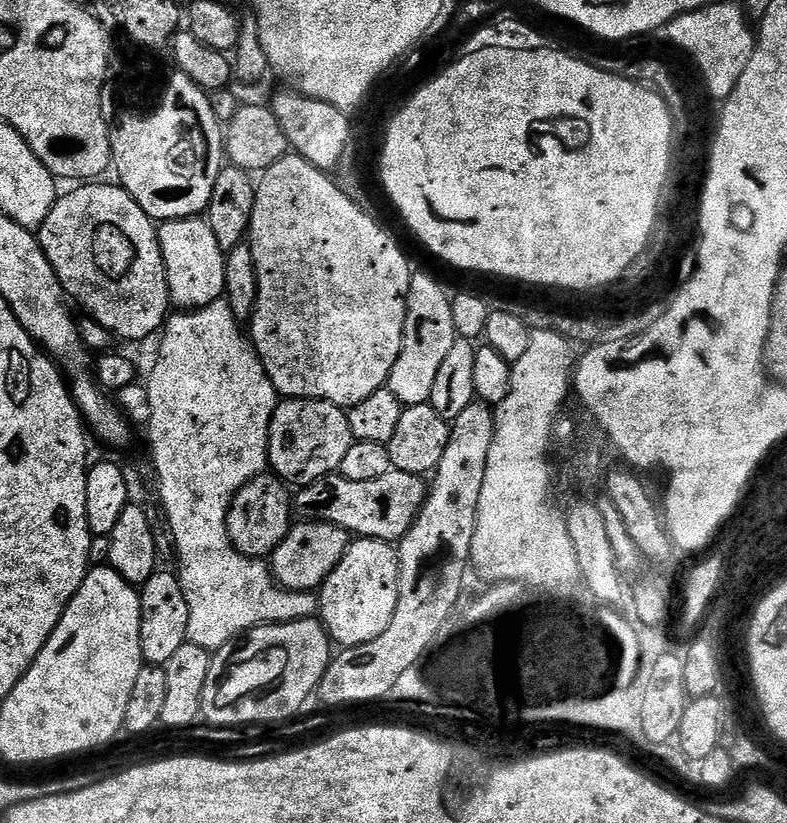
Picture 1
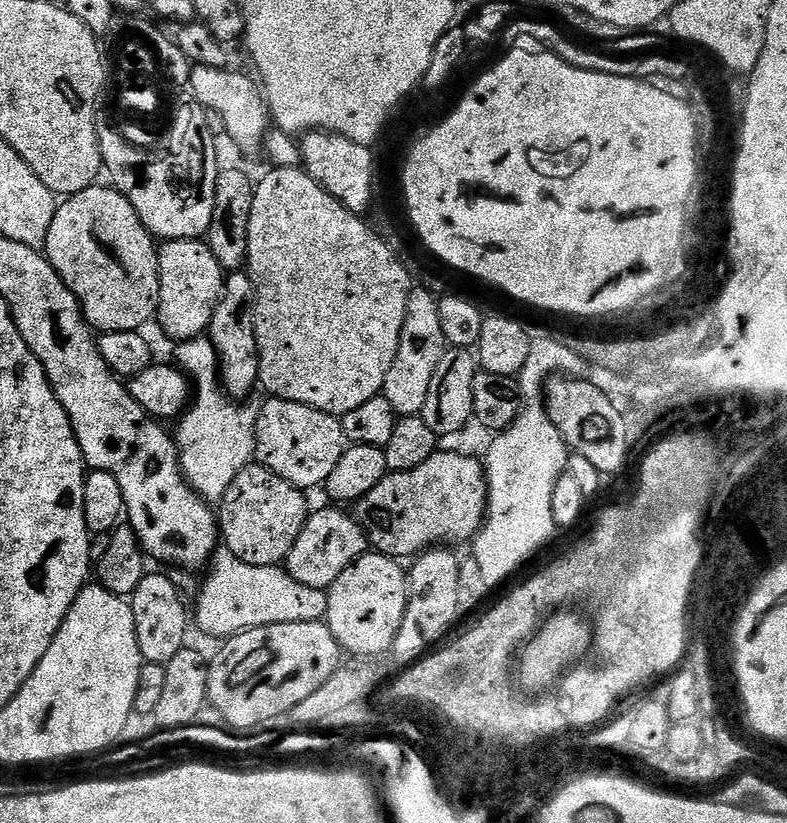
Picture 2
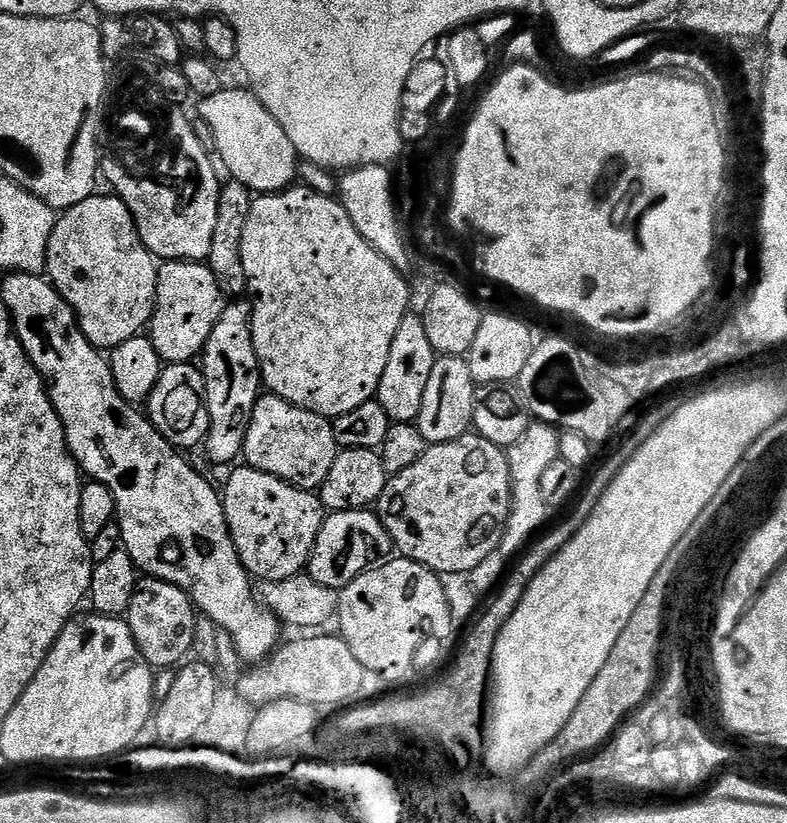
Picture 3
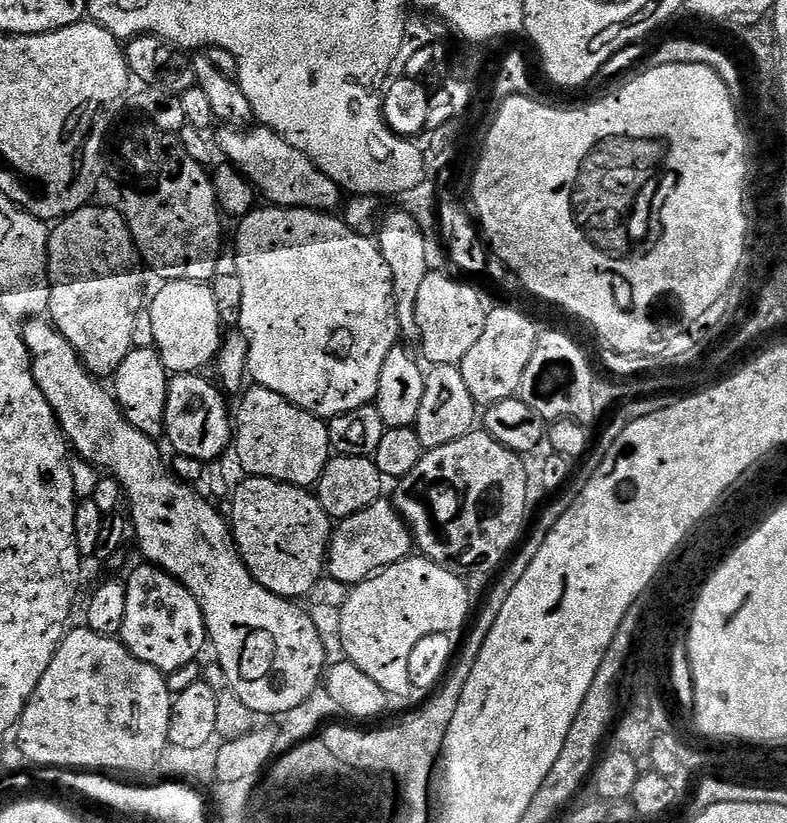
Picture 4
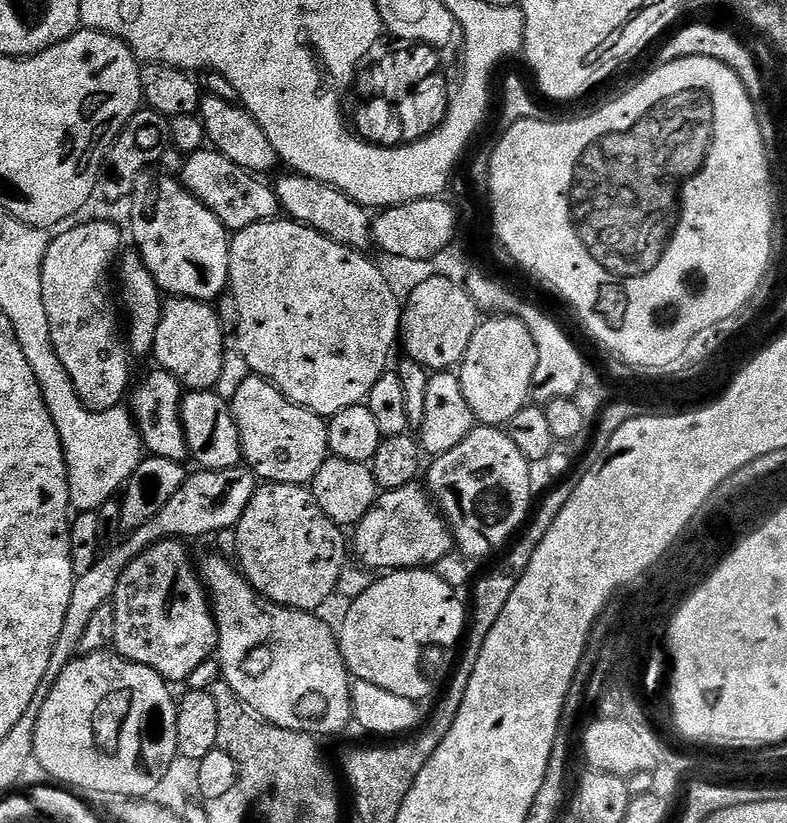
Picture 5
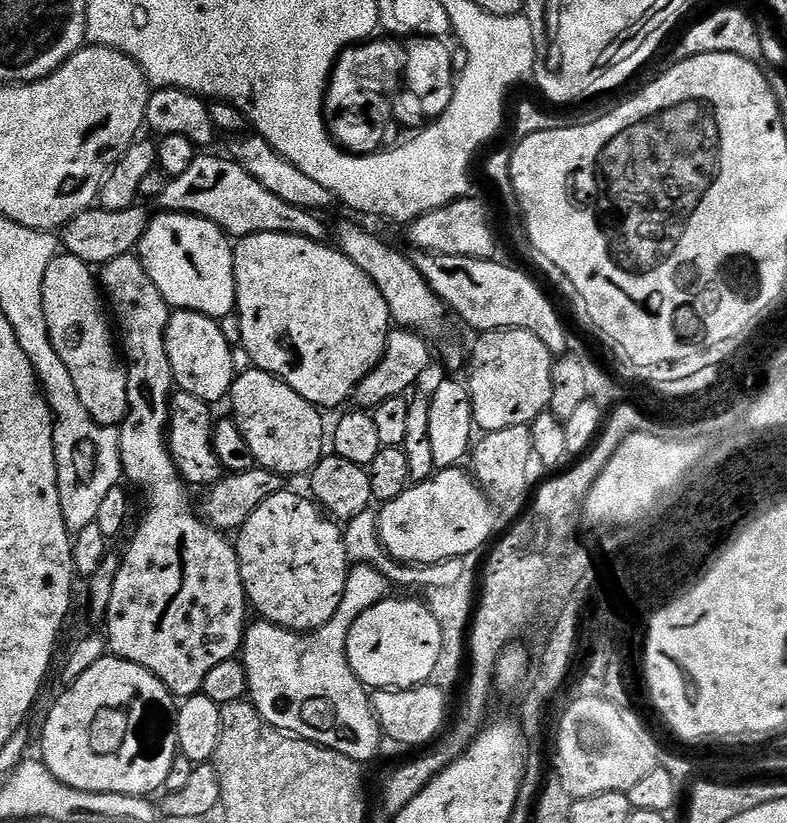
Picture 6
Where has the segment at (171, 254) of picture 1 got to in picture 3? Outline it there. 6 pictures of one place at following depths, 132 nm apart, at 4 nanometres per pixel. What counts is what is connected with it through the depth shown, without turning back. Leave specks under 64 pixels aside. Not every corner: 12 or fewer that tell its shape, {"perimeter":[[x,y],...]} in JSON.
{"perimeter":[[207,263],[158,268],[150,339],[195,361],[226,305]]}

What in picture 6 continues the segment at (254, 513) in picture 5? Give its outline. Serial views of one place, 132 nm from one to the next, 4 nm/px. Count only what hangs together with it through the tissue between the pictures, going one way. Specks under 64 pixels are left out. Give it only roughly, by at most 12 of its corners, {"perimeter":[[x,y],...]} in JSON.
{"perimeter":[[307,495],[262,502],[234,540],[255,615],[292,632],[334,618],[344,534]]}

